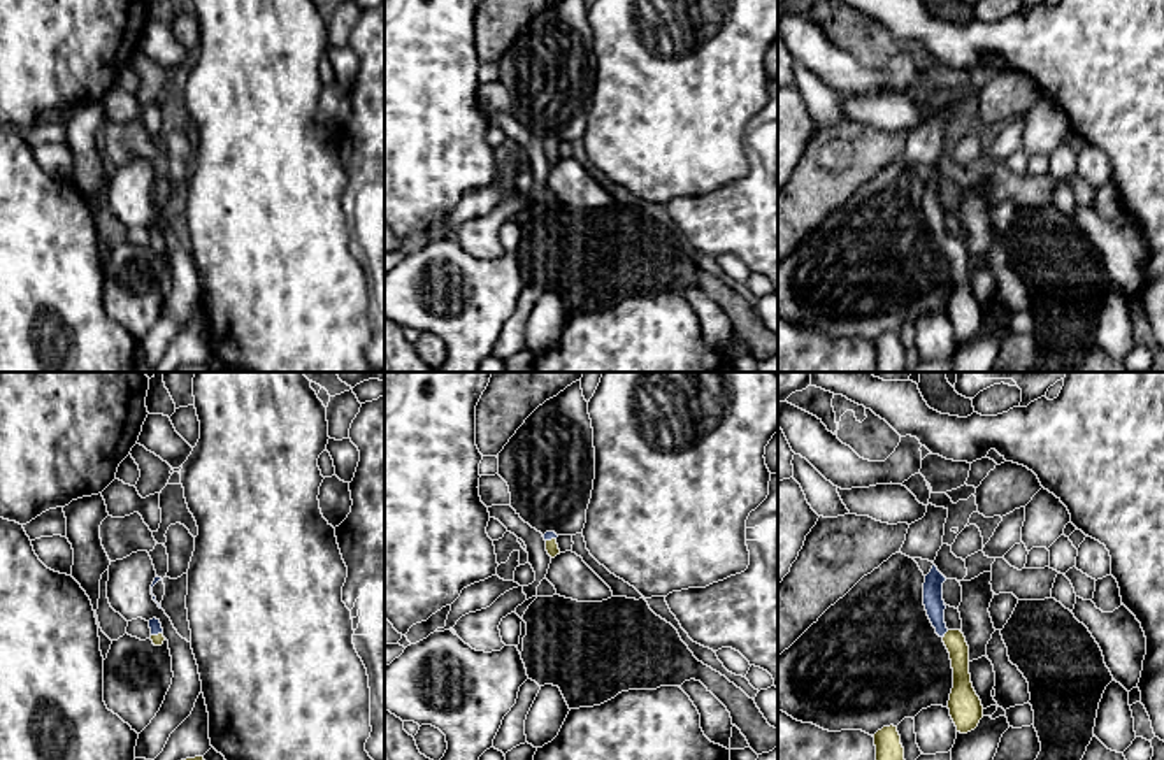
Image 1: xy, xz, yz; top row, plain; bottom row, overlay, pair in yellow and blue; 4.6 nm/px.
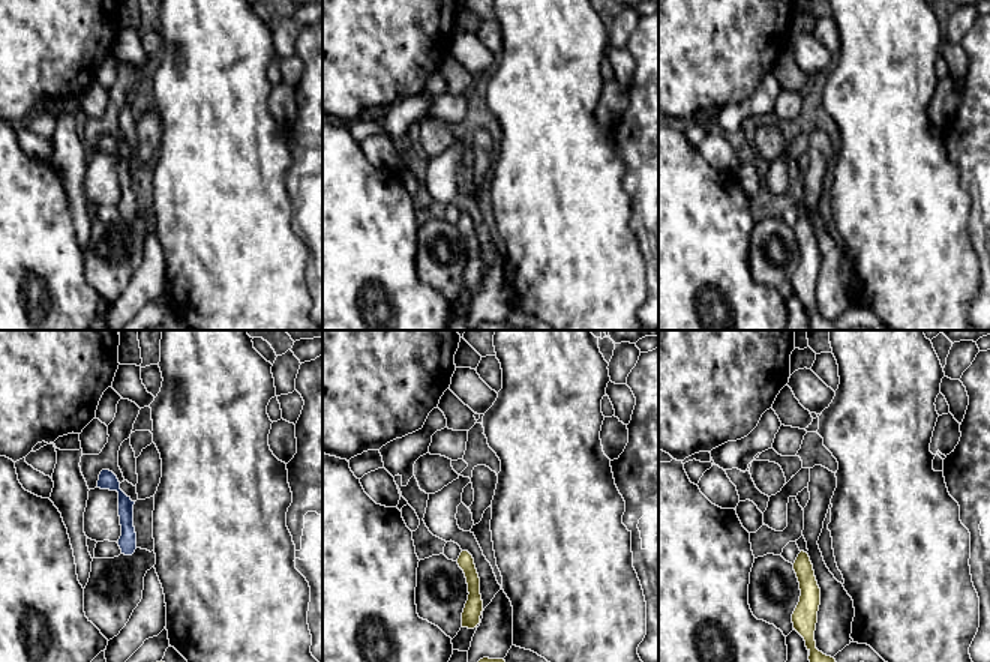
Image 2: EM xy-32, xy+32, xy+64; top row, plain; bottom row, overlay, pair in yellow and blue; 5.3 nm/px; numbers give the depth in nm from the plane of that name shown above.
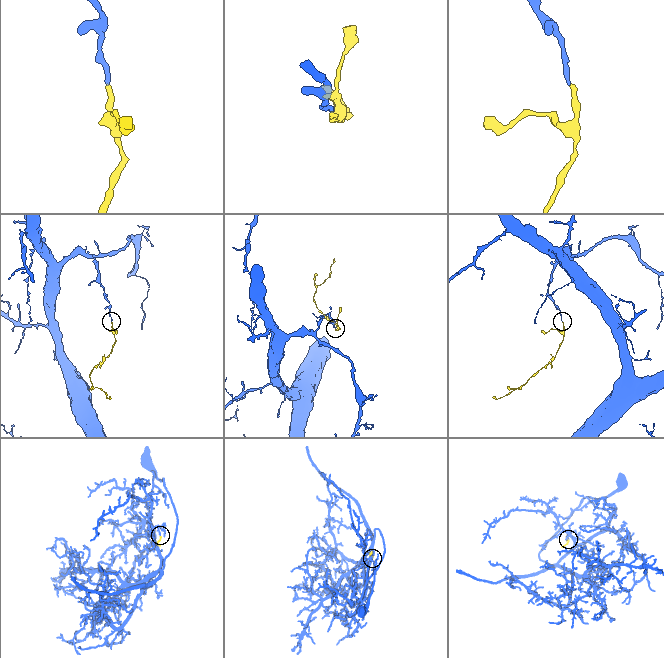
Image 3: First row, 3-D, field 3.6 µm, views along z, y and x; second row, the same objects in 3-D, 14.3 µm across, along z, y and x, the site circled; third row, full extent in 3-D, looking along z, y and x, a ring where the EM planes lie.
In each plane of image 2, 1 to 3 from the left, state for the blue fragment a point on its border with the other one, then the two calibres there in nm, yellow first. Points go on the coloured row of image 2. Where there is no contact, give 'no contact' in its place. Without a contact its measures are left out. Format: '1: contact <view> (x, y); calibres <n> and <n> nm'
1: no contact
2: no contact
3: no contact

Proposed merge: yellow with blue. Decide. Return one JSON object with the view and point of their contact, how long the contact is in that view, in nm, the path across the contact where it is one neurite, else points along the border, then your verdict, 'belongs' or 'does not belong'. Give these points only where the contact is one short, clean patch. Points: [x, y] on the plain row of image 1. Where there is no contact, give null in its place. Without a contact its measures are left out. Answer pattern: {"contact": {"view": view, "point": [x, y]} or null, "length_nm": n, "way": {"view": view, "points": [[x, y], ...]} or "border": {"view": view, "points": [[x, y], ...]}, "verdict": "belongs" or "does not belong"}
{"contact": {"view": "yz", "point": [945, 241]}, "length_nm": 50, "way": {"view": "yz", "points": [[955, 250], [945, 241], [938, 230], [933, 195]]}, "verdict": "belongs"}

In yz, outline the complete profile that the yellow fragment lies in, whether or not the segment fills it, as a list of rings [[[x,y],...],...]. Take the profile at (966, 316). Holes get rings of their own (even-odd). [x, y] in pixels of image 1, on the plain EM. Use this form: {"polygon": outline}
{"polygon": [[[932,172],[923,190],[923,212],[927,223],[943,246],[953,276],[953,295],[948,307],[950,323],[957,339],[967,341],[974,337],[983,325],[983,312],[976,302],[969,281],[969,253],[960,237],[948,237],[945,230],[943,190],[946,184]]]}

